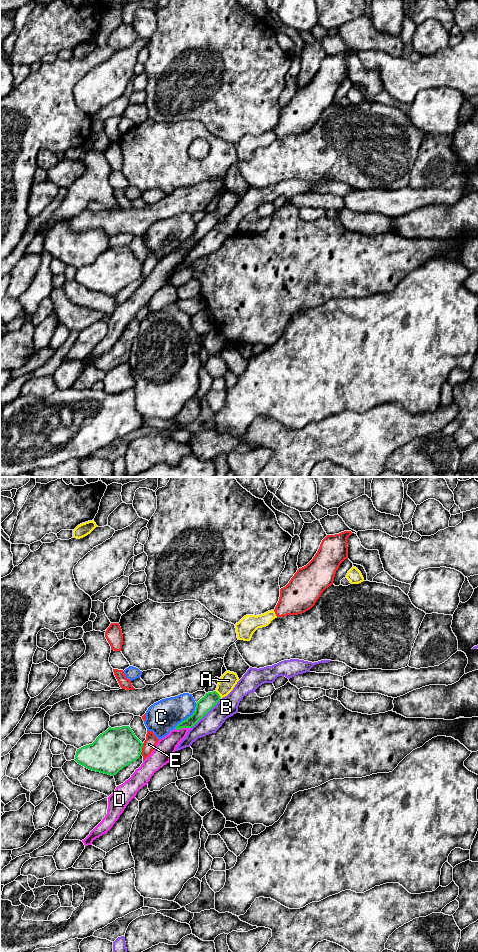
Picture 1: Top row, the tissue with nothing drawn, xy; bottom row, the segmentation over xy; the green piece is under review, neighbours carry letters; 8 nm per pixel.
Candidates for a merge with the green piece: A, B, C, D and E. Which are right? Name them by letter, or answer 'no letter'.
A

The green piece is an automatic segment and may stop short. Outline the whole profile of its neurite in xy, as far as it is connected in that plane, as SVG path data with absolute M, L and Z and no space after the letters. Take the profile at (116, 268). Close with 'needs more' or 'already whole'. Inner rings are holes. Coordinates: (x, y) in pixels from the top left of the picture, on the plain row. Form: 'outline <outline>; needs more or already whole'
outline M129 246L109 247L92 264L77 269L74 280L89 290L114 296L140 277L142 267Z; already whole

